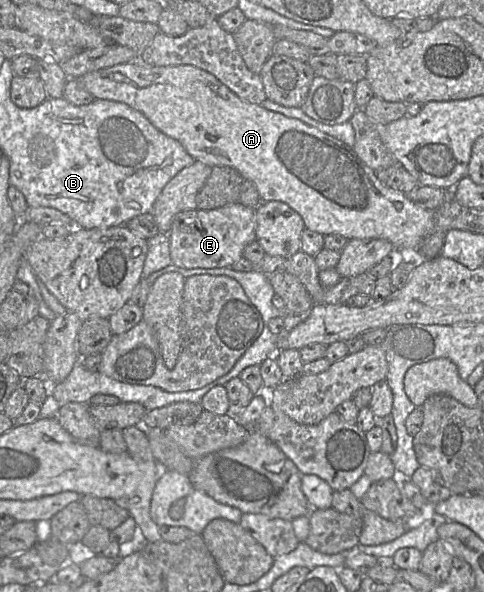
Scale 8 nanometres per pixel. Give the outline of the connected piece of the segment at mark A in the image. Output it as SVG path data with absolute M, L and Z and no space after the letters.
M136 60L136 61L132 61L132 62L117 64L115 66L108 67L108 68L99 69L99 70L96 70L96 71L92 71L92 72L86 73L83 76L80 76L80 77L77 77L77 78L69 78L69 79L78 79L80 81L80 83L83 85L83 87L89 93L91 93L94 96L95 99L104 99L104 100L111 100L111 101L121 102L121 103L124 103L124 104L130 106L131 108L133 108L133 109L141 112L150 121L150 123L155 128L157 128L159 131L161 131L165 135L167 135L167 136L175 139L176 141L178 141L185 148L185 150L195 159L195 161L202 162L202 163L204 163L204 164L206 164L206 165L208 165L210 167L214 167L214 166L229 166L229 167L237 170L244 177L245 180L252 181L255 184L262 202L281 201L281 202L286 203L287 205L289 205L294 211L296 211L302 217L302 219L304 221L304 224L305 224L305 227L307 229L310 229L312 231L320 233L323 236L324 235L328 235L328 234L339 234L339 235L344 236L347 239L352 239L352 238L360 238L360 239L381 238L381 239L386 239L386 240L390 241L393 244L394 249L400 249L400 248L412 248L412 249L416 249L420 245L420 243L423 241L423 239L434 229L434 227L436 225L434 210L426 209L426 208L424 208L424 207L422 207L422 206L414 203L413 201L411 201L407 197L407 195L405 194L405 192L400 191L398 189L394 189L392 187L389 187L389 186L383 184L377 178L376 171L374 171L373 169L371 169L370 167L368 167L356 155L356 153L354 152L354 150L352 149L352 147L348 146L343 141L341 141L341 140L339 140L339 139L337 139L337 138L335 138L335 137L333 137L331 135L328 135L328 134L320 131L320 130L318 130L317 128L311 127L310 125L305 124L304 122L302 122L299 119L286 117L285 115L283 115L281 113L270 111L270 110L262 107L261 105L252 104L250 102L247 102L247 101L239 98L226 85L224 85L222 82L220 82L214 75L210 74L209 72L207 72L205 70L197 68L195 66L192 66L192 65L179 65L179 66L161 66L161 67L155 67L155 66L149 66L147 64L144 64L141 61Z

